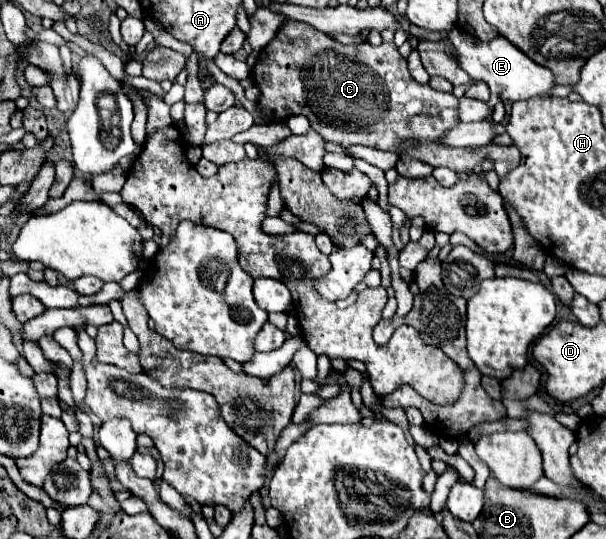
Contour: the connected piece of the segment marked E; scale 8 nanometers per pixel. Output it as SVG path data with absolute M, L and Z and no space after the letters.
M456 28L450 30L450 34L444 38L446 42L452 44L452 52L456 52L456 62L460 68L472 78L472 80L482 80L490 88L490 100L488 104L496 104L498 100L528 100L534 96L548 96L550 88L556 84L554 76L548 68L536 64L524 52L520 52L510 40L504 36L496 36L490 42L476 40L476 36L468 36L466 32L460 32Z

